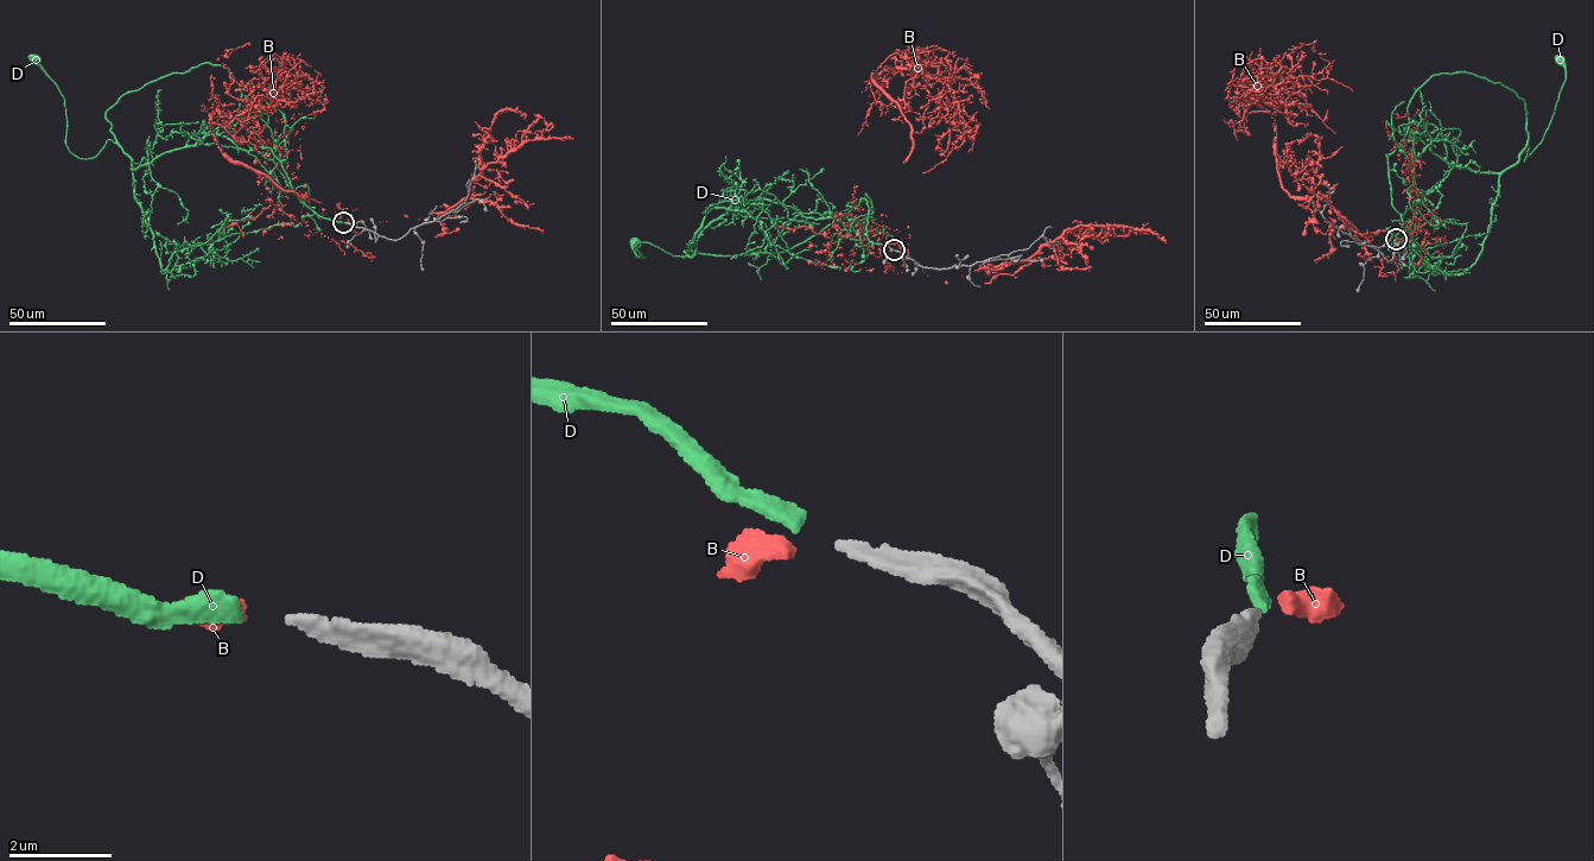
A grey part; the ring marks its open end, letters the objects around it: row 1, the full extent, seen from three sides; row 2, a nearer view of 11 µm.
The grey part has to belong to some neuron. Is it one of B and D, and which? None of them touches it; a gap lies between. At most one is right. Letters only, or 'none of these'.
D

